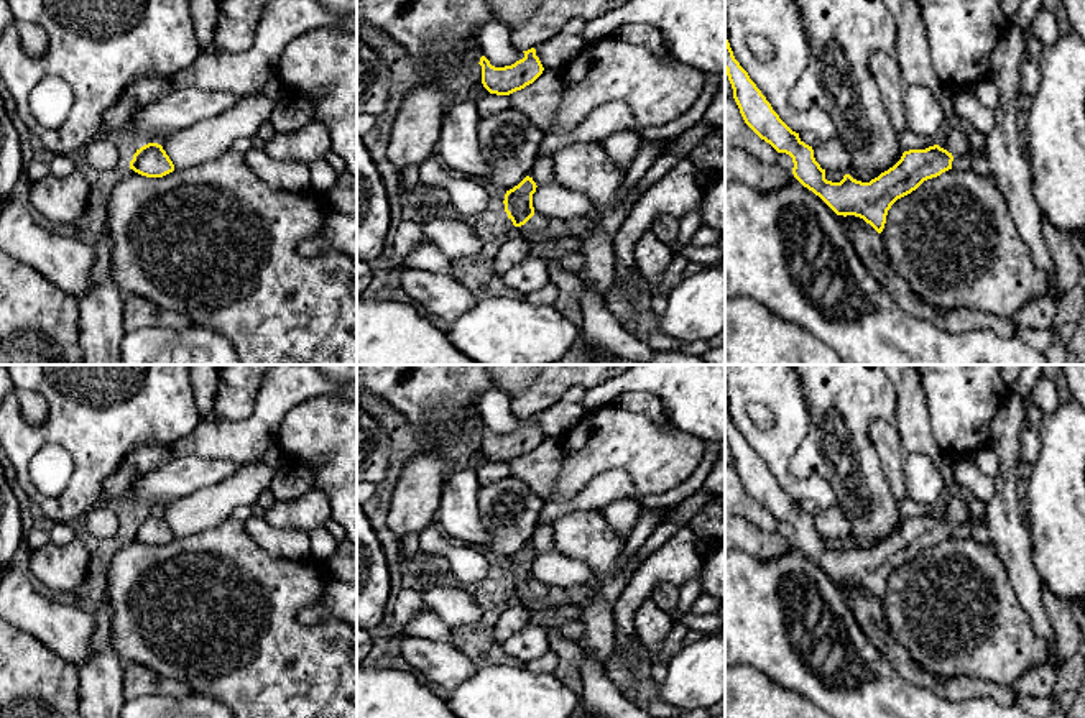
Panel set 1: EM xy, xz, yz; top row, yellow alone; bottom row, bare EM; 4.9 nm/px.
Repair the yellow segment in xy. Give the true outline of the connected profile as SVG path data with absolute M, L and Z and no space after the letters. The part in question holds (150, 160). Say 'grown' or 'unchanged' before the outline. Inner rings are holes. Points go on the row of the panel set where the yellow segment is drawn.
unchanged; M148 143L136 150L130 169L146 177L163 177L174 171L174 164L158 143Z

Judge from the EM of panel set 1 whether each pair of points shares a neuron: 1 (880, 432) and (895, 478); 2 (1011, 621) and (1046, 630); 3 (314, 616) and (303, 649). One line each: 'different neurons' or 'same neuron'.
1: same neuron
2: different neurons
3: different neurons

